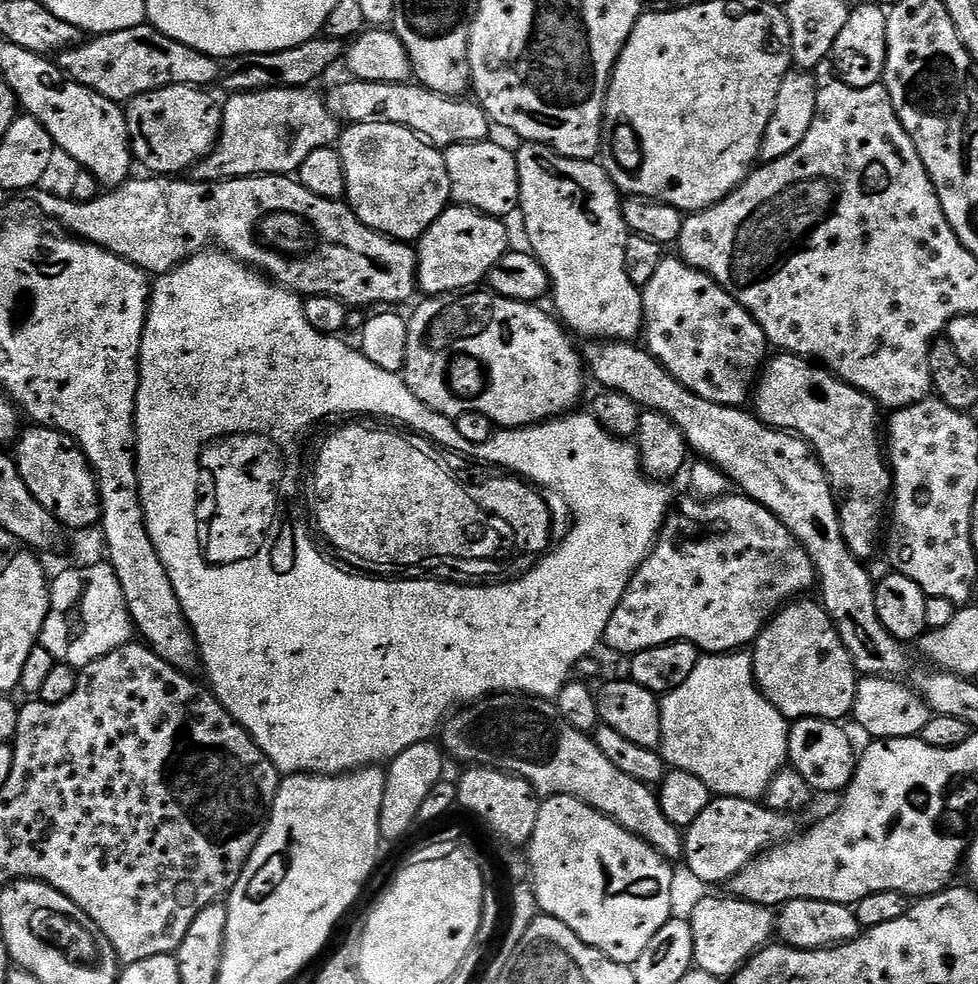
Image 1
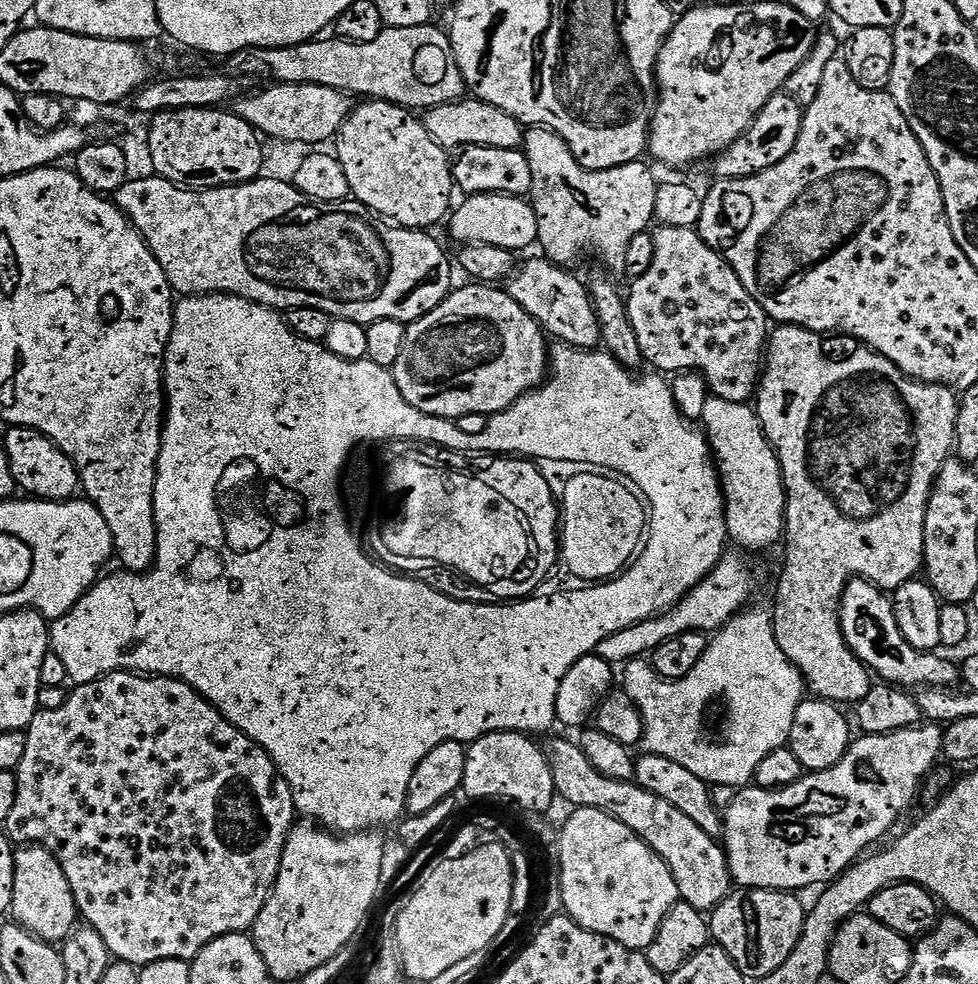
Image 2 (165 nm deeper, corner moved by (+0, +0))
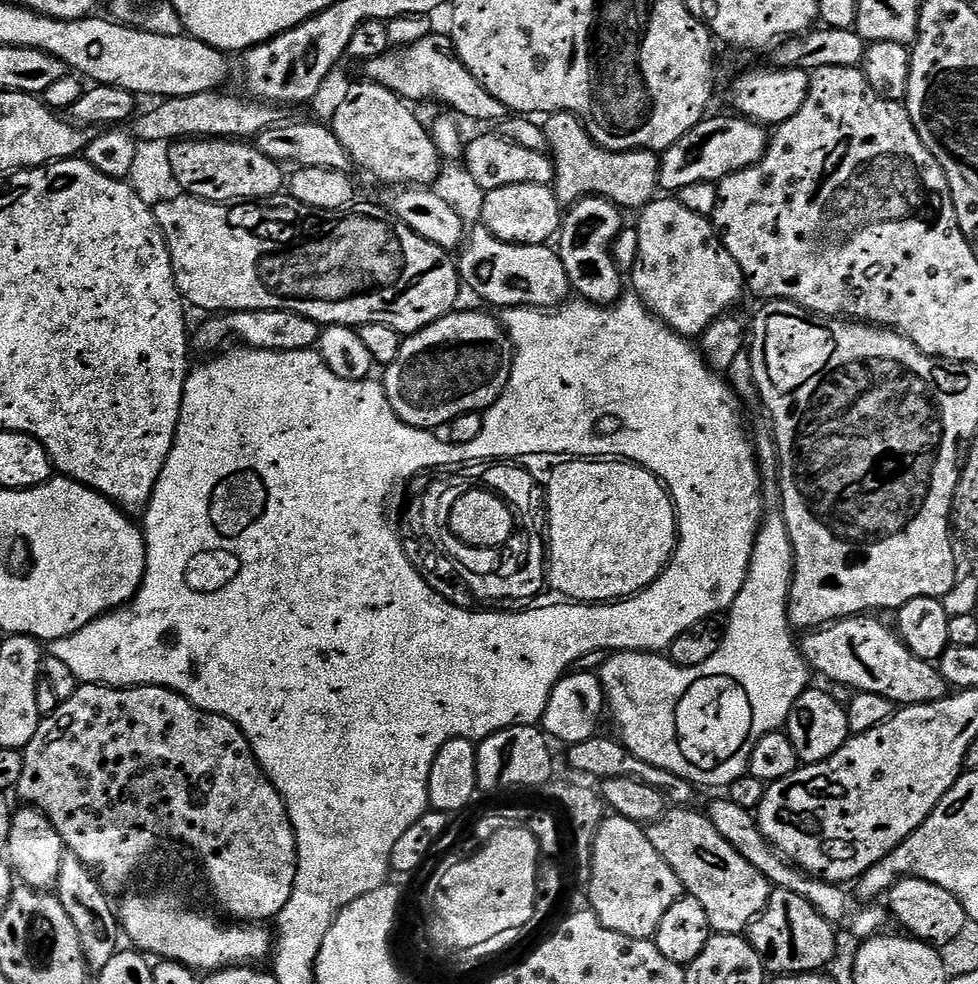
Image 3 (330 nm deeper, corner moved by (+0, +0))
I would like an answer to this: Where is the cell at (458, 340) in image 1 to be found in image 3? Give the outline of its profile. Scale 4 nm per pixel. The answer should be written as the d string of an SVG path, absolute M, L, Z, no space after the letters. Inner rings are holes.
M453 310L448 313L447 316L438 318L438 322L434 322L430 326L426 326L422 330L405 335L400 341L400 349L398 350L398 358L394 358L394 362L387 365L383 369L384 376L382 375L382 383L386 394L388 395L388 401L390 406L398 414L398 418L402 422L406 422L410 426L415 428L425 428L427 430L433 430L433 428L443 429L445 426L452 423L454 418L458 418L462 414L467 412L483 413L490 407L490 405L497 400L502 394L502 390L506 390L506 382L510 378L512 373L512 362L514 359L514 353L512 351L512 342L508 338L508 333L504 330L504 325L499 319L496 320L491 316L493 313L488 312L460 312L461 310Z

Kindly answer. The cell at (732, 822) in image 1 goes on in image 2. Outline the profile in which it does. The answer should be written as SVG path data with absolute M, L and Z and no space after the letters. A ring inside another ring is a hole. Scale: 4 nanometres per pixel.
M931 722L915 728L894 730L884 736L861 735L848 745L848 753L825 772L809 772L798 782L778 790L745 786L736 793L734 802L723 809L722 847L728 857L728 869L737 889L765 888L775 892L795 893L796 888L811 884L827 886L851 868L896 823L920 792L920 783L932 772L942 756L944 728Z

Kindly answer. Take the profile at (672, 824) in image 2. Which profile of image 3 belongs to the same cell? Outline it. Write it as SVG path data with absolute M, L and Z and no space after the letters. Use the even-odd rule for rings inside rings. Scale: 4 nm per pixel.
M684 806L673 807L663 820L647 825L650 846L654 846L670 870L674 870L681 889L702 902L702 910L706 910L706 918L710 918L713 933L725 932L731 936L743 933L766 906L770 891L768 880L758 874L758 870L754 870L722 834L718 834L718 830L714 830L703 811L688 811L692 810Z

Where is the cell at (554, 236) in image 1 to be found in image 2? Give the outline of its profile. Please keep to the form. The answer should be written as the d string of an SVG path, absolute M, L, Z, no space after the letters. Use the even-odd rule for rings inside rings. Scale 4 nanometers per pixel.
M532 126L524 133L522 145L524 157L530 162L532 190L530 203L538 218L538 248L552 263L561 266L572 266L583 252L593 252L609 268L609 273L623 273L626 266L626 250L634 234L642 234L653 227L656 211L654 198L658 187L658 179L644 162L623 164L610 170L586 170L570 154L570 146L556 132L548 128Z

